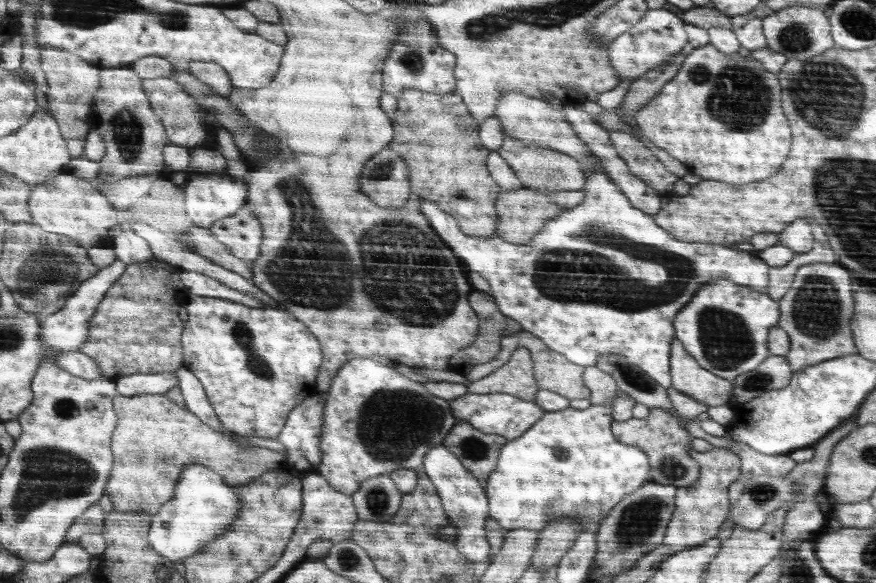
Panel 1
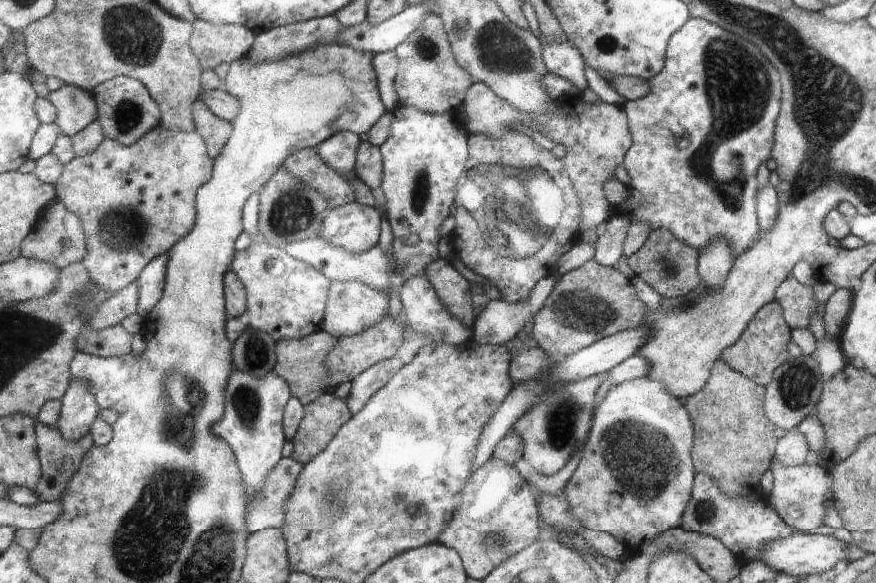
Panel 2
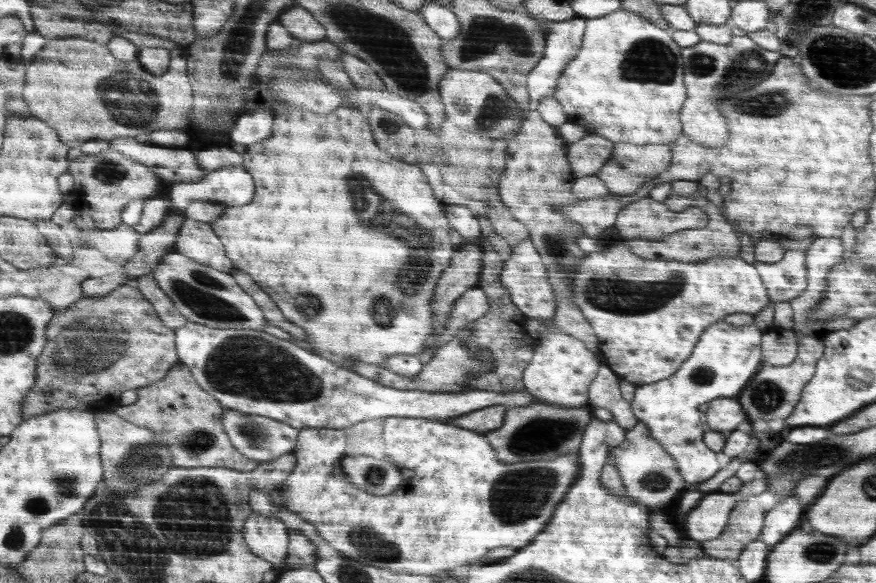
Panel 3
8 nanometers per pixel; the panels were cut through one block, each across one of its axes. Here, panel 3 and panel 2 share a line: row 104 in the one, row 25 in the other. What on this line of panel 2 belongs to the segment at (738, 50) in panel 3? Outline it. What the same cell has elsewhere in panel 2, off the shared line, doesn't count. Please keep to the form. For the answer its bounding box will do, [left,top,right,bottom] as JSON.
[617,16,780,260]

